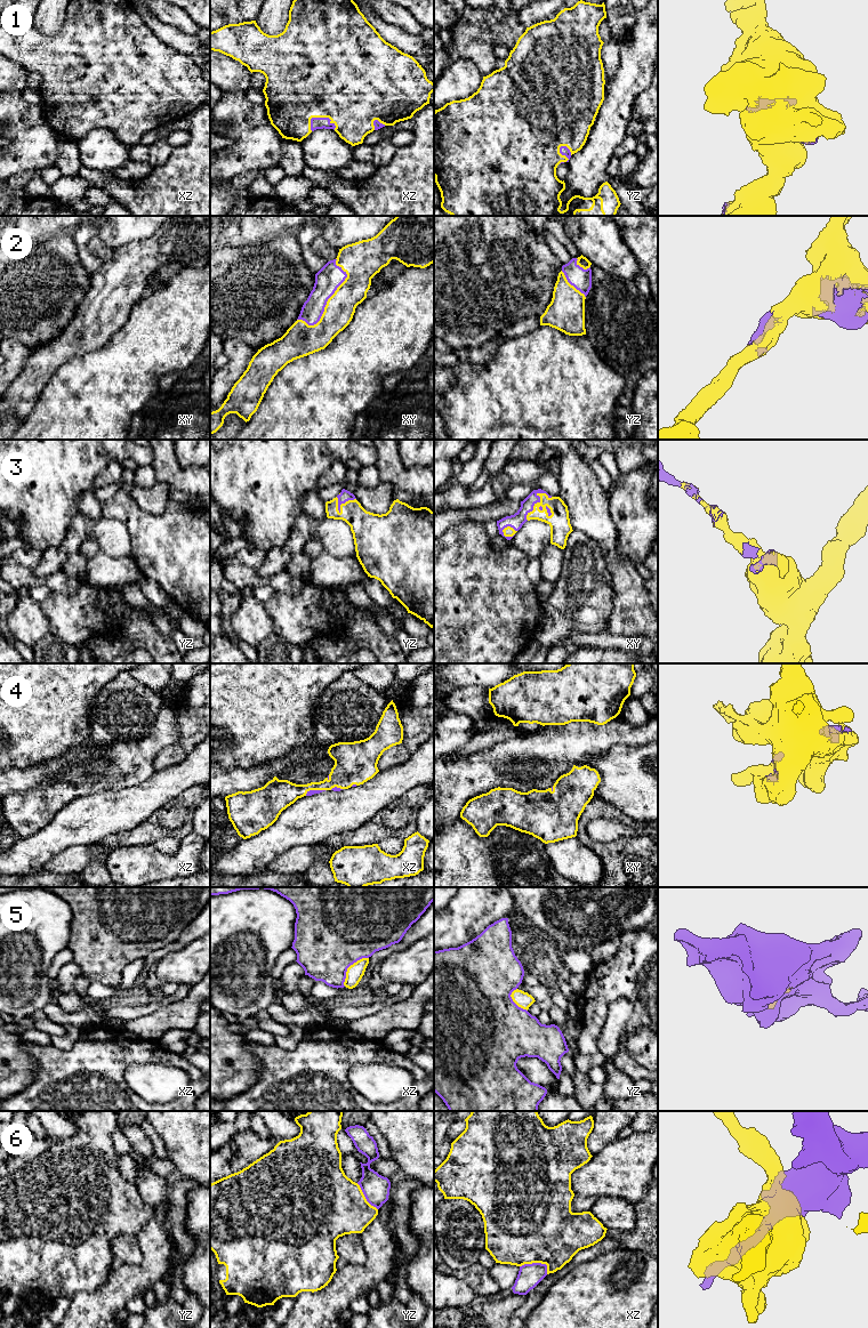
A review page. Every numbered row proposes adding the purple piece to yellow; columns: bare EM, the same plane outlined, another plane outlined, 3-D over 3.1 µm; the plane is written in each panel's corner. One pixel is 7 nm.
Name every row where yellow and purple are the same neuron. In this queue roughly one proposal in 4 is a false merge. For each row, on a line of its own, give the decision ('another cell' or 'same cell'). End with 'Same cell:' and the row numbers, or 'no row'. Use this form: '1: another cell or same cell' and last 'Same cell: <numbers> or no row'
1: same cell
2: same cell
3: same cell
4: same cell
5: another cell
6: another cell
Same cell: 1, 2, 3, 4

